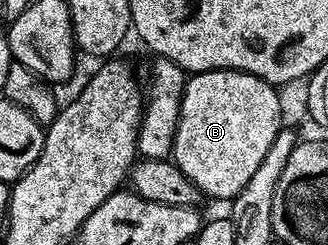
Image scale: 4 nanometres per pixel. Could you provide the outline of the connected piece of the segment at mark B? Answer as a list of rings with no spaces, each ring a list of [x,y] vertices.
[[[197,72],[188,79],[181,98],[181,114],[177,122],[173,162],[197,186],[204,197],[230,202],[243,189],[245,182],[253,178],[257,166],[265,159],[273,138],[277,138],[281,127],[279,119],[283,108],[279,105],[276,85],[265,82],[248,72]]]

